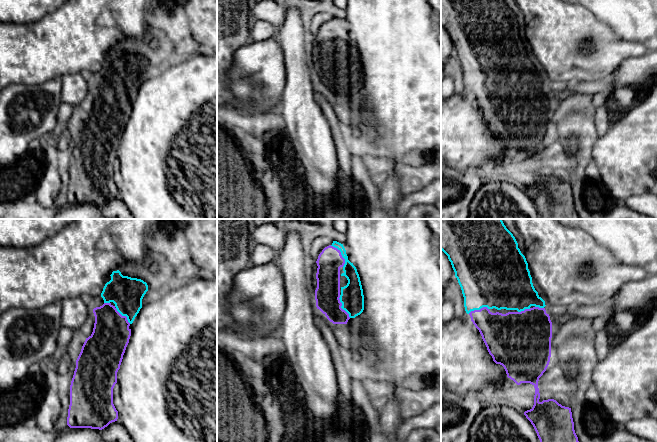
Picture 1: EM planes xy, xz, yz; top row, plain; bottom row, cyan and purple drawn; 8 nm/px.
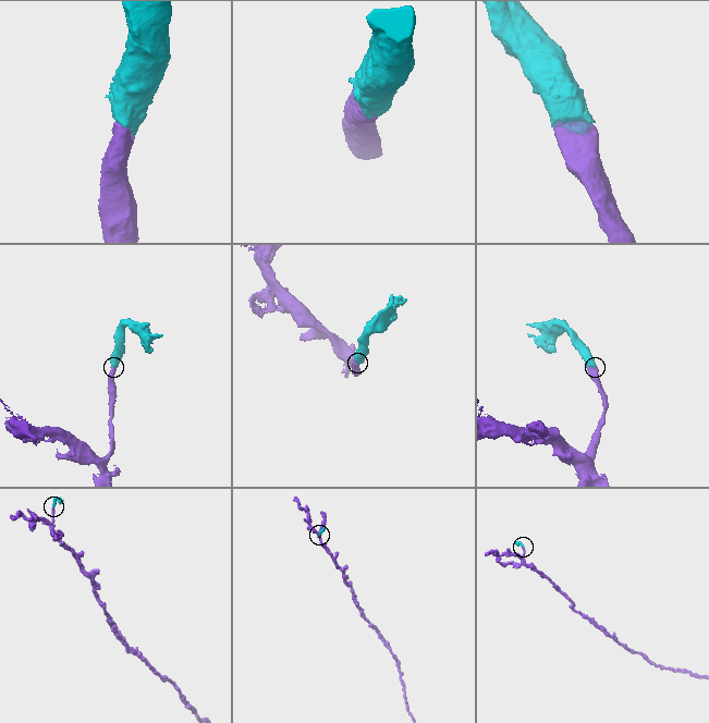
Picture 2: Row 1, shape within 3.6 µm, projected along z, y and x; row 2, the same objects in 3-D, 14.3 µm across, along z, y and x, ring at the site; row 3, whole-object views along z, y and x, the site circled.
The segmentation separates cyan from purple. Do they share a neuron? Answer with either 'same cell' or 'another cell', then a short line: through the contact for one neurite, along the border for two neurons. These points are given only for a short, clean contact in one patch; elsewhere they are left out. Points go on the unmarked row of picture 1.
same cell

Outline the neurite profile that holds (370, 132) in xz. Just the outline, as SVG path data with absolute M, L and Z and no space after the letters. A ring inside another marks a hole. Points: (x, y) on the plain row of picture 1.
M359 115L356 122L360 125L363 131L362 142L366 147L363 157L365 159L370 159L371 161L380 161L378 152L373 149L371 144L371 141L378 136L377 129L371 121L363 115Z

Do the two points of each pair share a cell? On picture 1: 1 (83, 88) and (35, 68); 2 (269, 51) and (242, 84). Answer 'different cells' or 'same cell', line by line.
1: different cells
2: same cell

